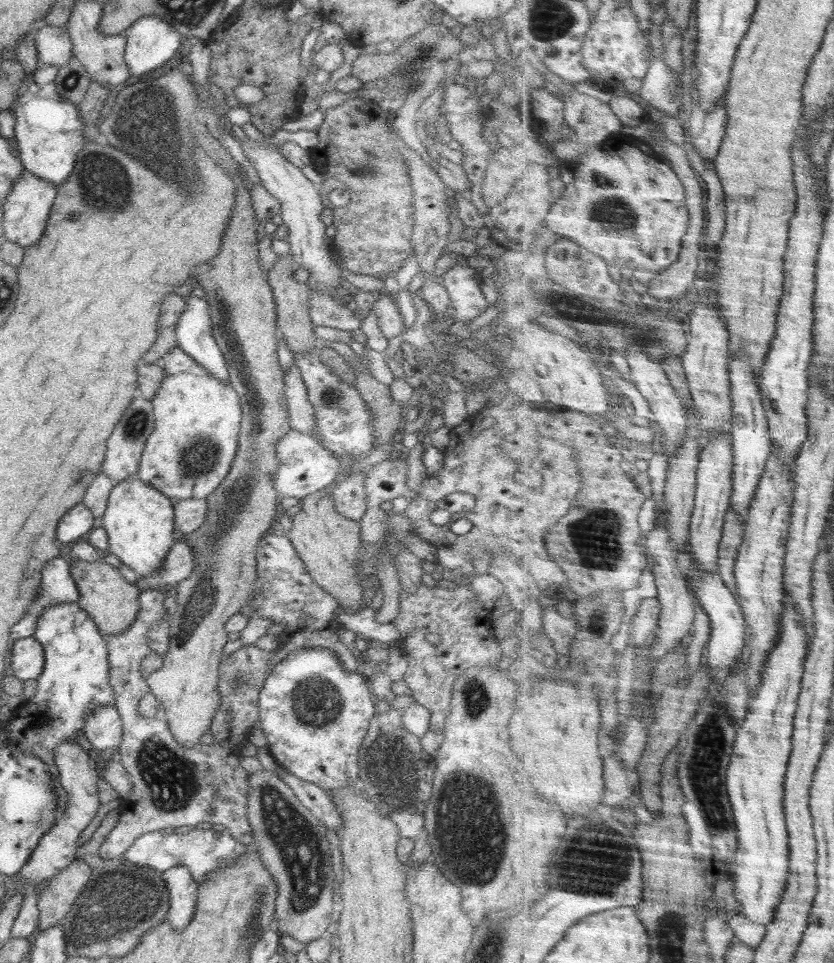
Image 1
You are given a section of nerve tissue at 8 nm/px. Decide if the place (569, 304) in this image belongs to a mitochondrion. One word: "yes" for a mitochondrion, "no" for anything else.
yes

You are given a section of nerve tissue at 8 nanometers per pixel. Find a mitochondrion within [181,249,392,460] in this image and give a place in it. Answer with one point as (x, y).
(329, 398)

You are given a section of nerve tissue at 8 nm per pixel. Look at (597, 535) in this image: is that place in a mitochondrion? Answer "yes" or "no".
yes

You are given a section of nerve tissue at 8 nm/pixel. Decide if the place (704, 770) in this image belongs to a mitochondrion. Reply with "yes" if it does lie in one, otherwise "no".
yes

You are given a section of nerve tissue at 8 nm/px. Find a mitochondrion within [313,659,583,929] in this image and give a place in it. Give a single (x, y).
(479, 866)

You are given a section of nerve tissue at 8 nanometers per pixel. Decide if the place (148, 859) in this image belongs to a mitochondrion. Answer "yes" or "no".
yes

